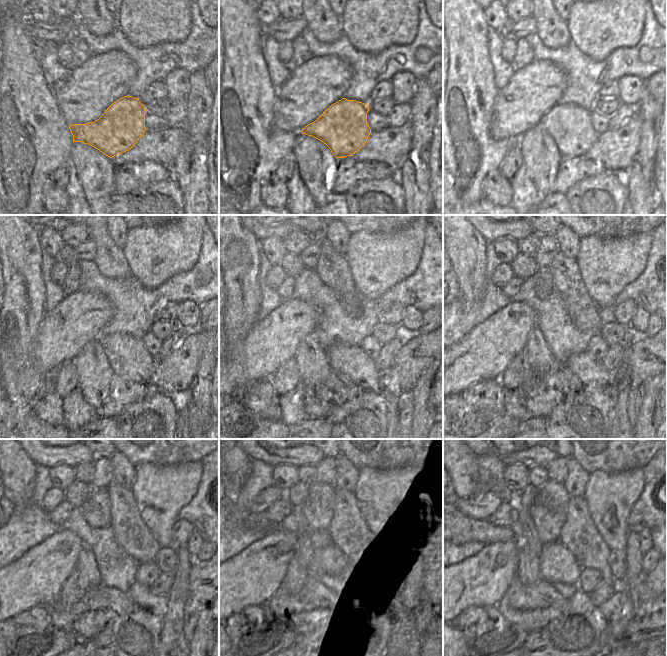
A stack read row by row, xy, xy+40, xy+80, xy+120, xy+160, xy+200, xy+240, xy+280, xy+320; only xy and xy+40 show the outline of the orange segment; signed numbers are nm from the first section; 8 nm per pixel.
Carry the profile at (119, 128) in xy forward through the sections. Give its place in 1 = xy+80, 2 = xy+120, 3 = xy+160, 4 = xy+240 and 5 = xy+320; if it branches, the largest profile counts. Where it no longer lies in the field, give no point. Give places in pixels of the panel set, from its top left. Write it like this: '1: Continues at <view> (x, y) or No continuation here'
1: Continues at xy+80 (569, 126)
2: Continues at xy+120 (128, 359)
3: Continues at xy+160 (351, 361)
4: Continues at xy+240 (137, 593)
5: Continues at xy+320 (611, 609)

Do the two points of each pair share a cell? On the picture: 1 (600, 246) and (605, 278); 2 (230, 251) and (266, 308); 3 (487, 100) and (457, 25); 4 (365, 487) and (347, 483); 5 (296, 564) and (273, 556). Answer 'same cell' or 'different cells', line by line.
1: same cell
2: different cells
3: same cell
4: different cells
5: different cells

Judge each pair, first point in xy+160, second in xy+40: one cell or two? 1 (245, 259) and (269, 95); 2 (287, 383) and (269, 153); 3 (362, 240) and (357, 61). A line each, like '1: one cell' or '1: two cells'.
1: one cell
2: two cells
3: two cells

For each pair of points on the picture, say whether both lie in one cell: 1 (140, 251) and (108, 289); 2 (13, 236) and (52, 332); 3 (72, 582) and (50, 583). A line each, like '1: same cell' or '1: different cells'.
1: different cells
2: different cells
3: different cells

